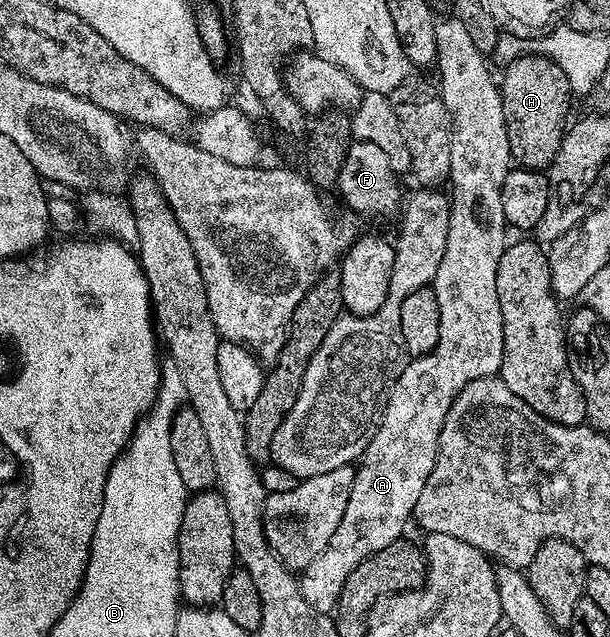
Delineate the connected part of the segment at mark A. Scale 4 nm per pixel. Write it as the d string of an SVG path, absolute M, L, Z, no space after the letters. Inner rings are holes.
M448 16L448 18L440 17L435 23L435 39L437 40L435 62L437 63L437 67L439 66L437 89L443 97L443 103L447 109L447 118L451 122L451 172L449 175L451 211L449 212L449 238L445 240L445 256L441 256L441 268L437 268L437 276L433 283L433 289L437 296L437 308L441 311L441 336L437 336L437 348L433 348L433 352L422 354L420 358L411 358L404 365L401 376L395 381L395 387L392 388L390 396L387 397L387 406L383 410L383 419L379 422L377 432L373 436L373 440L369 440L369 448L365 448L362 459L358 463L355 479L353 480L353 488L349 492L349 504L345 504L345 516L341 516L341 524L337 524L337 532L333 532L333 536L329 540L325 552L321 552L321 556L317 556L317 560L313 560L313 564L306 566L298 575L301 596L309 605L315 607L320 612L334 611L335 603L338 602L341 596L341 588L345 588L345 580L349 580L349 572L353 572L353 568L357 568L357 564L361 564L369 556L373 556L377 552L389 548L389 544L398 542L404 537L403 529L406 528L407 522L409 526L409 523L412 521L415 505L417 504L417 496L421 496L421 488L425 486L425 480L429 478L429 472L433 470L435 457L439 455L441 424L445 424L445 416L449 412L453 400L461 392L461 388L465 388L465 384L469 384L475 378L490 378L498 375L501 368L501 356L503 355L503 317L501 316L501 304L497 300L497 264L503 255L504 246L508 245L509 242L509 237L507 238L509 227L505 220L505 212L501 212L501 184L505 184L505 176L513 162L511 149L509 148L509 136L505 128L503 101L499 95L496 79L491 79L491 70L487 67L488 59L479 51L477 44L473 44L473 40L469 37L469 28L465 28L465 24L461 24L459 18L454 16Z

